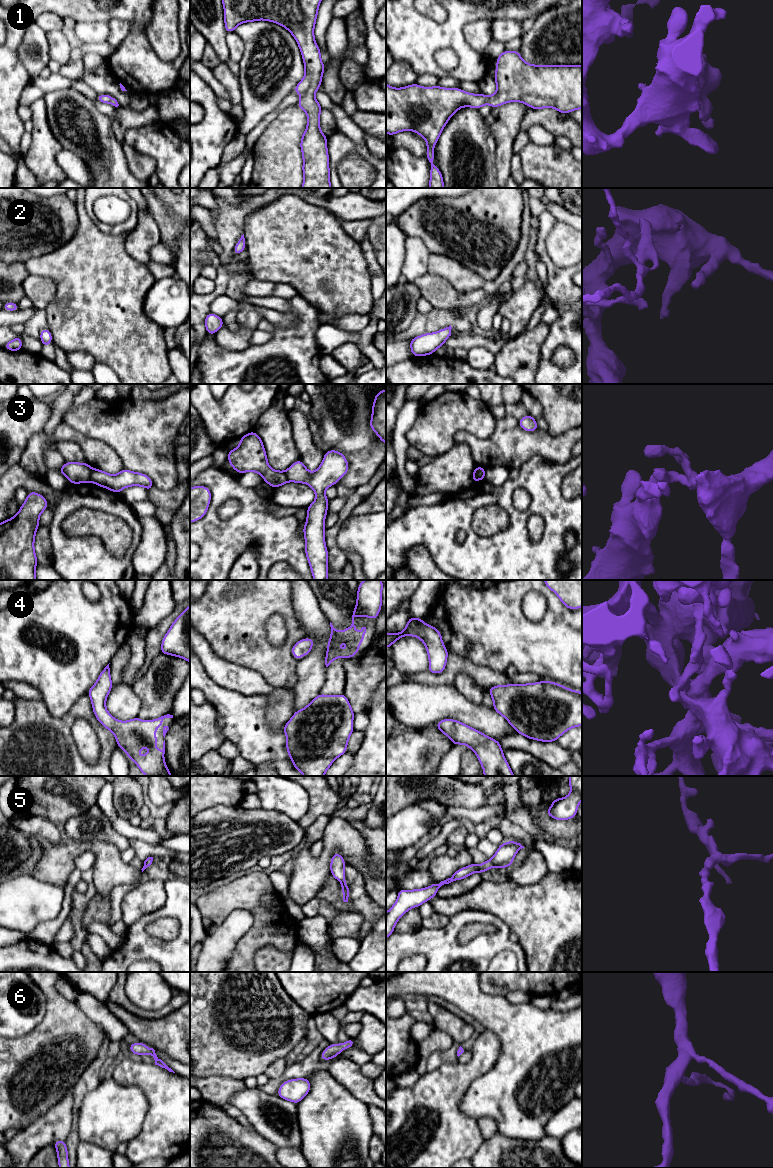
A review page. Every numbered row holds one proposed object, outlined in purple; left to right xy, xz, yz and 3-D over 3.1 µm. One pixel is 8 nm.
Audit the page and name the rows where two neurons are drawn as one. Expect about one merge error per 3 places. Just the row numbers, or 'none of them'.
3

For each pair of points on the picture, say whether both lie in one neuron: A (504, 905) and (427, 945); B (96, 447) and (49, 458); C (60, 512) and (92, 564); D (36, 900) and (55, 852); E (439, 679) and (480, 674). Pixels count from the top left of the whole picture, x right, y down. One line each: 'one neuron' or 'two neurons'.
A: two neurons
B: two neurons
C: one neuron
D: two neurons
E: one neuron

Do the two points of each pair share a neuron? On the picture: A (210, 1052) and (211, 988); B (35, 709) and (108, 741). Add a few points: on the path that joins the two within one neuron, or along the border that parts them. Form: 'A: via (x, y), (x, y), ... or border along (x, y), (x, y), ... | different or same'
A: via (210, 1036), (209, 1004) | same
B: via (54, 721), (86, 715), (93, 722) | same

